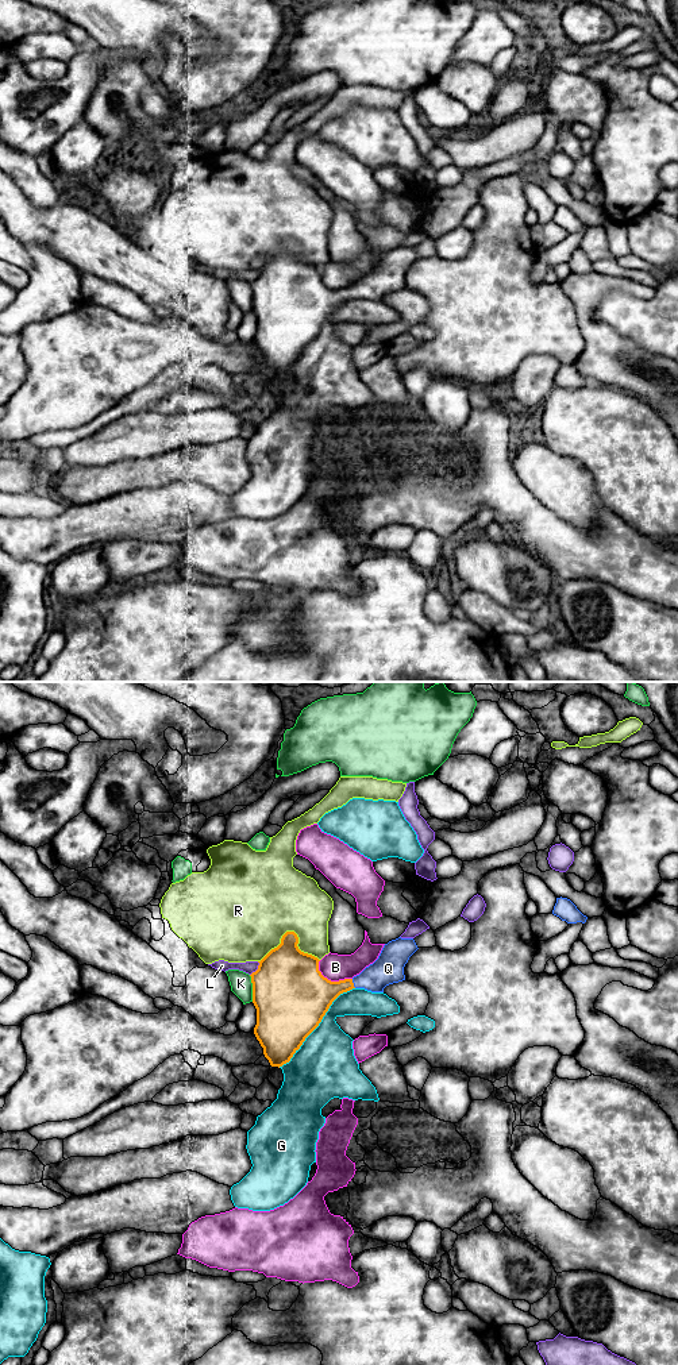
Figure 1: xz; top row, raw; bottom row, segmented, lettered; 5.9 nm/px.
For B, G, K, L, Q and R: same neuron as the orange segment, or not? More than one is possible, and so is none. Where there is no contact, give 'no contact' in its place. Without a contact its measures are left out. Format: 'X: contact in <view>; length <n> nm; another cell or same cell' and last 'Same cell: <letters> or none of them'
B: contact in xz; length 240 nm; another cell
G: contact in xz; length 650 nm; another cell
K: contact in xz; length 160 nm; another cell
L: contact in xz; length 100 nm; another cell
Q: contact in xz; length 60 nm; same cell
R: contact in xz; length 360 nm; another cell
Same cell: Q

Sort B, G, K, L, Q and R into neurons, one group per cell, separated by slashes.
B / G / K / L / Q / R

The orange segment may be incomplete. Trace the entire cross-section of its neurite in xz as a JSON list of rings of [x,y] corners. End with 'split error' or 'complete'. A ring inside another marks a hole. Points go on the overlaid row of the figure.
[[[286,932],[281,944],[271,949],[259,963],[258,969],[253,972],[253,1003],[257,1009],[257,1025],[254,1034],[263,1048],[263,1054],[271,1067],[282,1067],[289,1063],[293,1054],[300,1049],[305,1038],[319,1026],[332,1002],[343,992],[353,988],[365,988],[371,992],[384,992],[389,984],[405,980],[404,967],[409,957],[419,949],[413,938],[396,938],[384,945],[378,959],[366,967],[353,979],[331,982],[319,971],[319,959],[298,949],[298,937],[294,932]]] | split error

